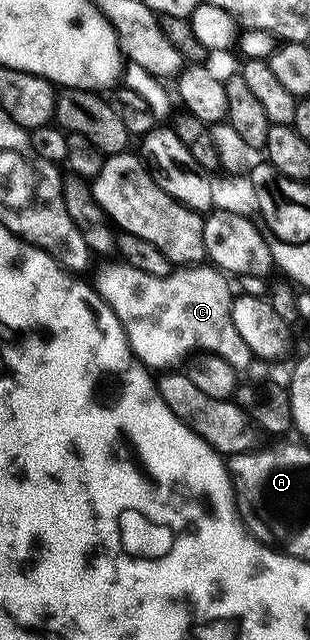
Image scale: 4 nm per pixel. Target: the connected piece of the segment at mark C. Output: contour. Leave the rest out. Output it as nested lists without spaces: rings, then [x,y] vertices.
[[[125,263],[117,264],[99,271],[96,288],[112,307],[116,319],[120,319],[131,351],[147,369],[169,370],[191,351],[220,355],[239,371],[248,367],[252,354],[240,331],[236,331],[236,323],[232,323],[232,292],[227,274],[203,263],[178,267],[166,277],[156,277]]]

